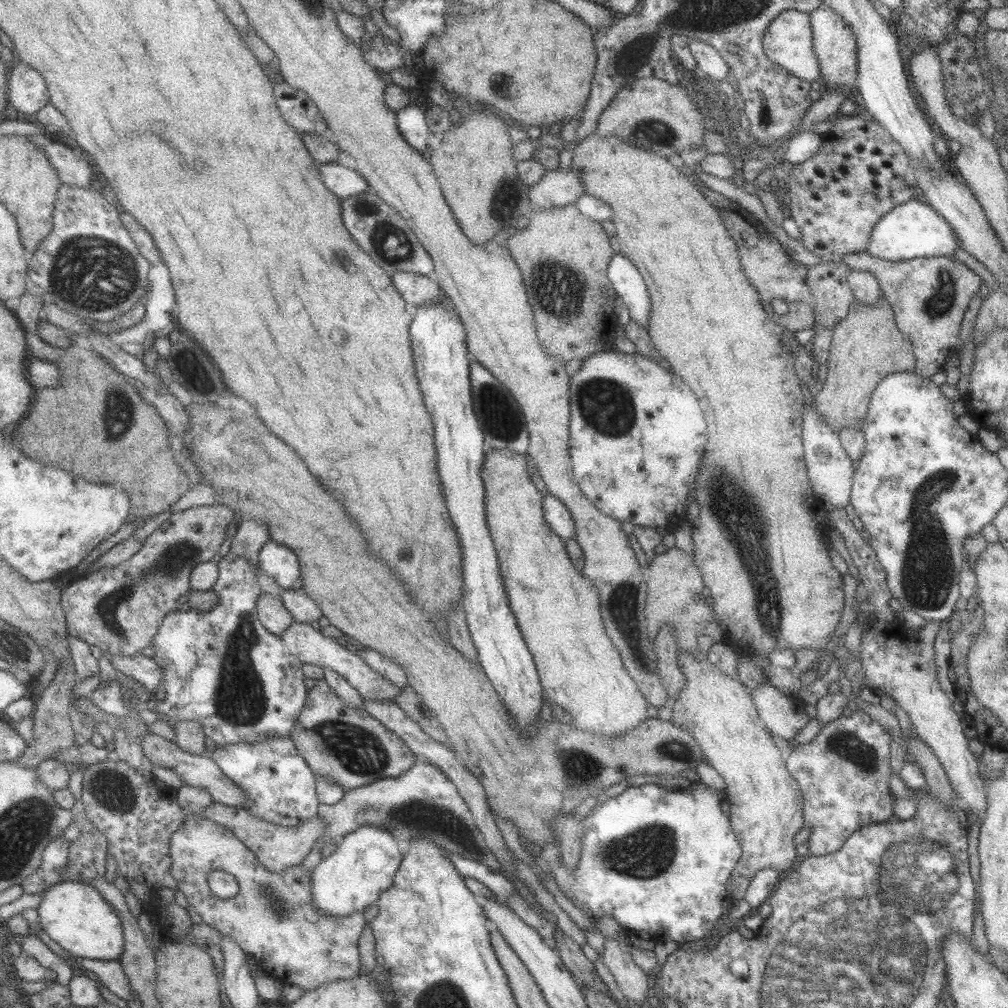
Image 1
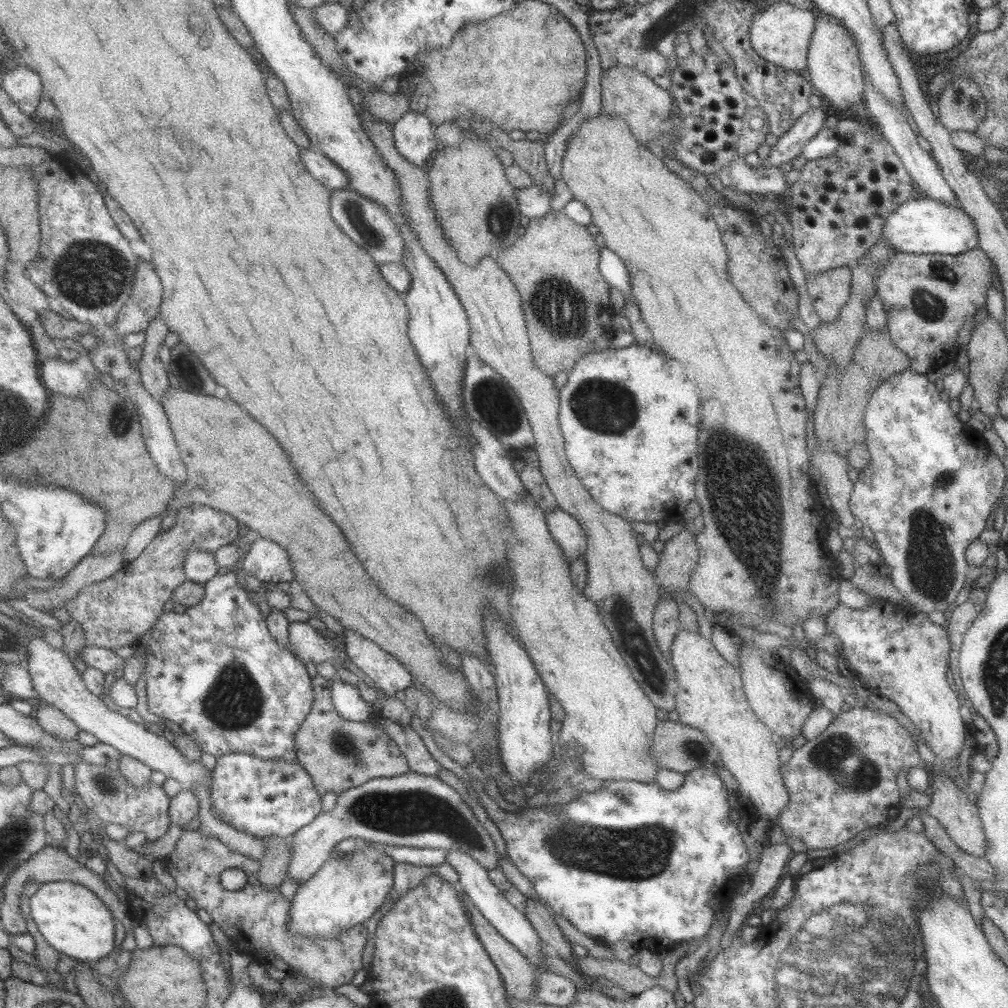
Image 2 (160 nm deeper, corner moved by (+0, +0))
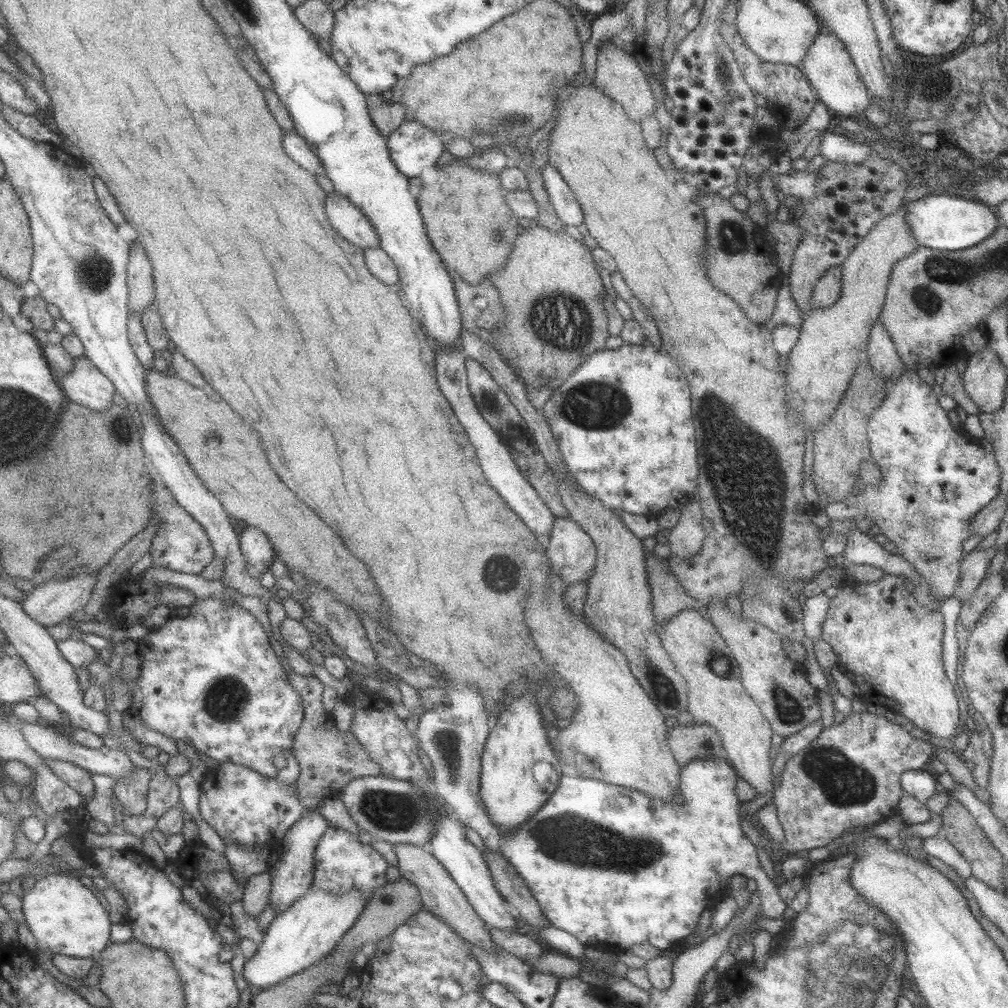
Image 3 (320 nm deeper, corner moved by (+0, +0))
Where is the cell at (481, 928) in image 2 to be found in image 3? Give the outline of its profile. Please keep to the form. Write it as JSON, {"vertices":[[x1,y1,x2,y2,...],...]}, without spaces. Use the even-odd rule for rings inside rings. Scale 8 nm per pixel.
{"vertices":[[393,843,391,845,397,857,396,867,401,878,416,886,421,905,427,912,432,912,467,943,490,951,501,949,490,939,487,924,477,916,473,907,467,903,461,889,453,882,448,872,439,864,439,861,429,853,428,849,403,843]]}

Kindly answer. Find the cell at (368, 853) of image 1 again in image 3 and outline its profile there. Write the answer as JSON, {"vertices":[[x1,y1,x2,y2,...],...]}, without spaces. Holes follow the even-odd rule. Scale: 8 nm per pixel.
{"vertices":[[310,890,281,914,275,915,263,931,261,942,253,956,246,958,241,976,247,986,272,987,304,968,323,959,336,946,336,942,349,930,369,899,359,890,345,892,337,897,329,892]]}

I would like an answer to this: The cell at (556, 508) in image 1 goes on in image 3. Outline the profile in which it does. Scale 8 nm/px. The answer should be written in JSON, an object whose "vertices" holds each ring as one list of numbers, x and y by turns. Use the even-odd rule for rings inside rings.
{"vertices":[[568,516,556,518,546,547,549,569,560,576,560,588,586,582,594,573,596,550,587,533]]}

